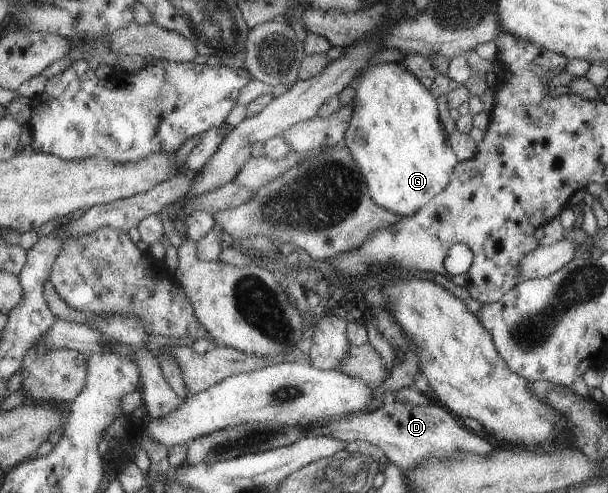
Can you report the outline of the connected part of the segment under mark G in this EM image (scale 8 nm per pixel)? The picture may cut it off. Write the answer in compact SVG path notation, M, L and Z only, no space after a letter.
M400 61L368 65L359 72L352 84L352 115L344 129L341 144L347 147L359 173L366 179L372 201L400 217L412 216L428 204L436 193L447 188L457 165L456 155L446 141L446 133L440 123L433 94L422 87L420 81L400 65Z

